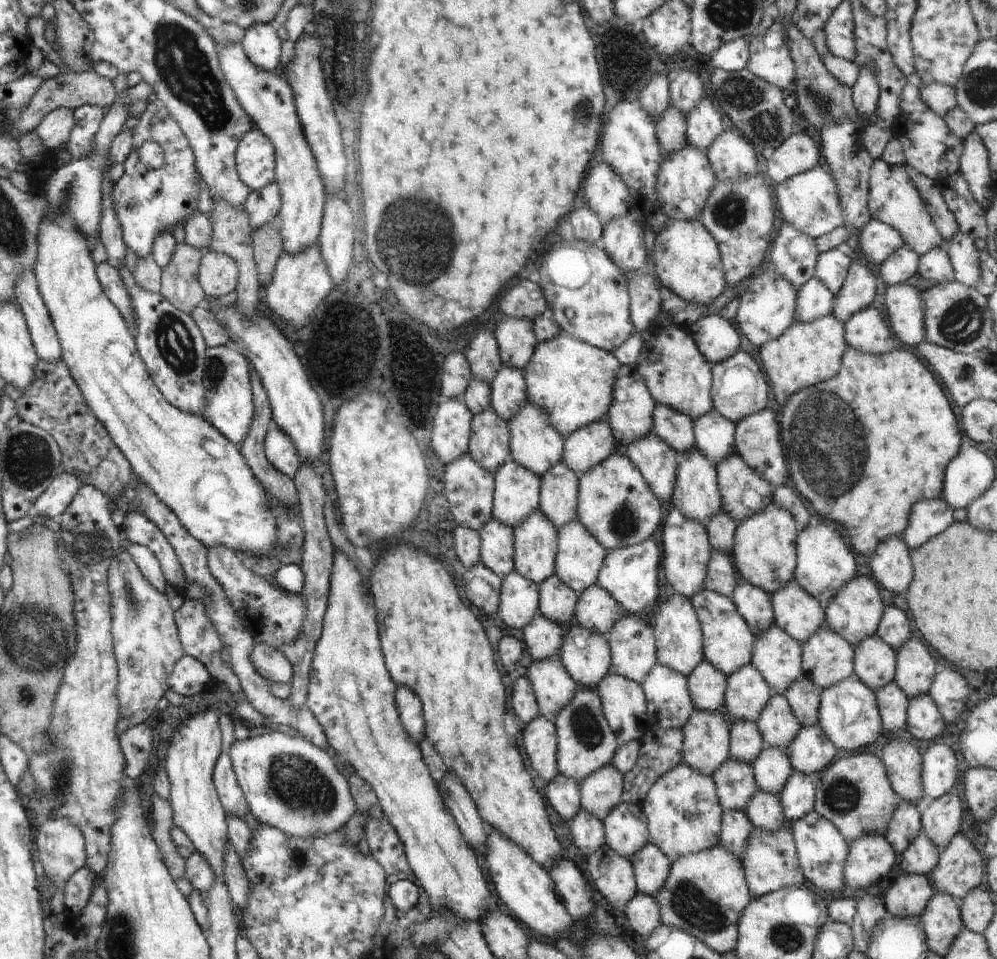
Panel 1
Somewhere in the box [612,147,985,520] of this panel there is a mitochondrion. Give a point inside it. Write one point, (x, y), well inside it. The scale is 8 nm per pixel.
(828, 441)

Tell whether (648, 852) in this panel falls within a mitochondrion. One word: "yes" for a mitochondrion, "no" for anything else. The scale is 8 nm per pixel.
no

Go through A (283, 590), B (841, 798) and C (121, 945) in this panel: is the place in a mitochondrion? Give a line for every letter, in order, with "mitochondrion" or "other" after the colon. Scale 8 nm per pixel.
A: other
B: mitochondrion
C: mitochondrion

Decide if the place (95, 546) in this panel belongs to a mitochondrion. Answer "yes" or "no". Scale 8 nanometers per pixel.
yes

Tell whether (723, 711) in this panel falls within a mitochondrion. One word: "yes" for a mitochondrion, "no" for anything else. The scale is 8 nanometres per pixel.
no

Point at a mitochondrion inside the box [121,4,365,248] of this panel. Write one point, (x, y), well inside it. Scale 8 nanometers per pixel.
(183, 67)

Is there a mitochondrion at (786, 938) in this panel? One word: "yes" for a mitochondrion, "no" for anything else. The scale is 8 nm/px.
yes

